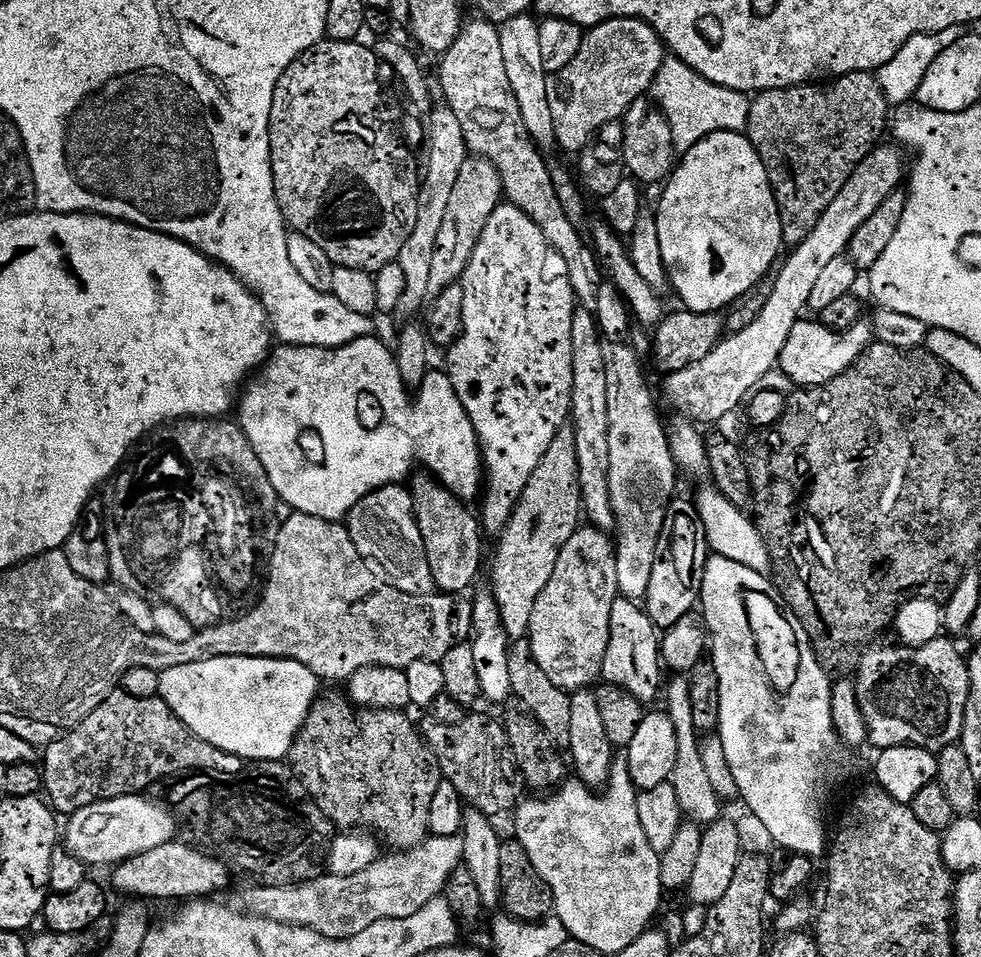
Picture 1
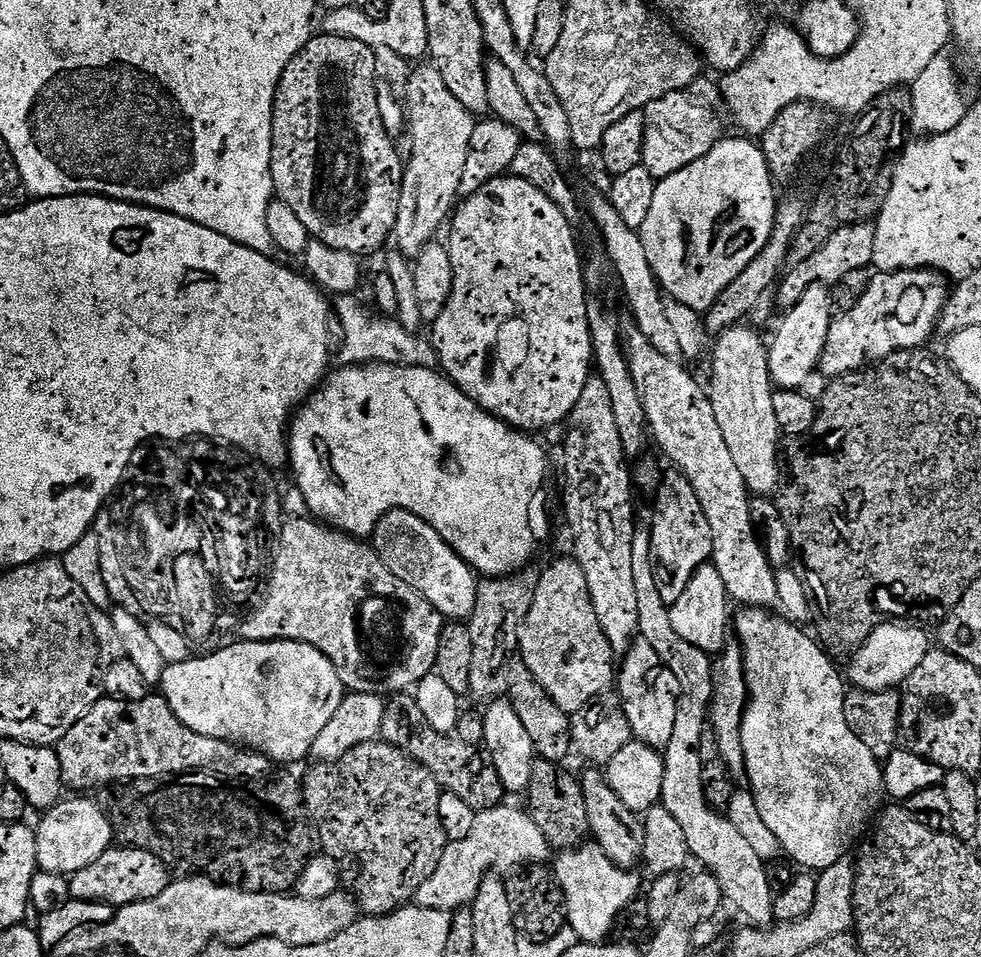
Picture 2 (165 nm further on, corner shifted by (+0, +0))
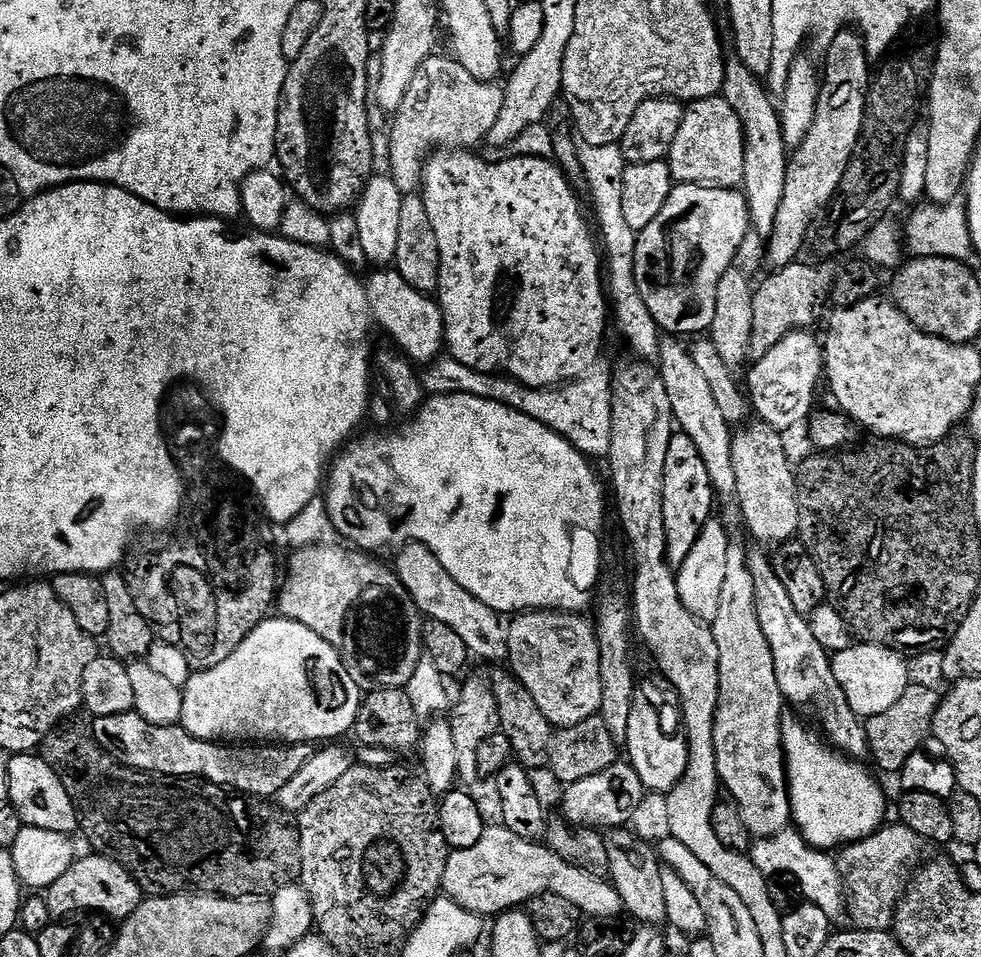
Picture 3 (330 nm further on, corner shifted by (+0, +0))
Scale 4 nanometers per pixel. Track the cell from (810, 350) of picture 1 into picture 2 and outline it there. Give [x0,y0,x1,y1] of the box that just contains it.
[820,268,950,378]

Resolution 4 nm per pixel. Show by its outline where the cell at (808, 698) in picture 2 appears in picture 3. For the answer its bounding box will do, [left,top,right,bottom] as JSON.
[782,718,888,850]

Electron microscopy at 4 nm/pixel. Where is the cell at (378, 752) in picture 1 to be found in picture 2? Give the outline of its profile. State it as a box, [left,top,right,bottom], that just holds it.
[302,738,450,916]

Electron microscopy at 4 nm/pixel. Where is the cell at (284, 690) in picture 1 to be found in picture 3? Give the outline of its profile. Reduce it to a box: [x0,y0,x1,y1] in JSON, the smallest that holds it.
[180,618,362,745]

